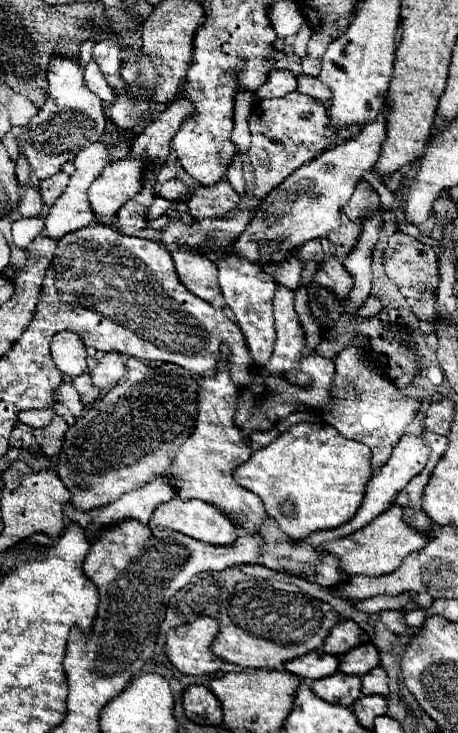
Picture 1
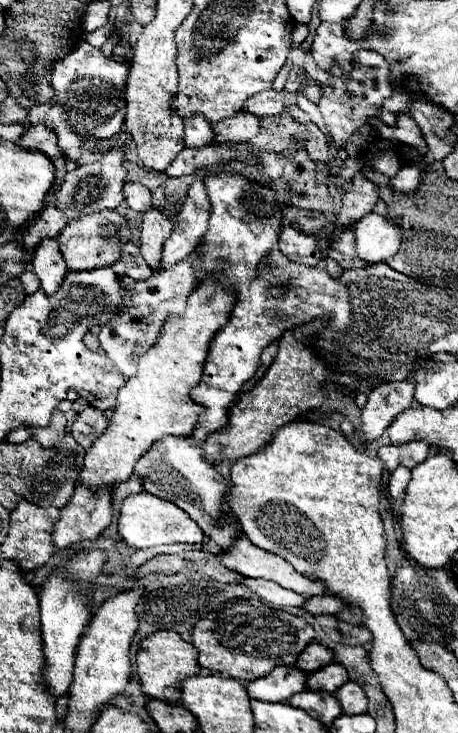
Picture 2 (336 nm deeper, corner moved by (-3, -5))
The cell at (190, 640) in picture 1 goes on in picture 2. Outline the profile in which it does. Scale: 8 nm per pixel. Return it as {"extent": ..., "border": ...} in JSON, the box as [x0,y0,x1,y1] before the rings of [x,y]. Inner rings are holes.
{"extent":[136,631,200,703],"border":[[[156,631],[150,637],[146,637],[140,643],[136,665],[138,665],[138,677],[142,681],[142,691],[152,699],[160,699],[166,703],[180,703],[182,681],[200,673],[198,649],[190,641],[184,641],[182,635],[174,631]]]}

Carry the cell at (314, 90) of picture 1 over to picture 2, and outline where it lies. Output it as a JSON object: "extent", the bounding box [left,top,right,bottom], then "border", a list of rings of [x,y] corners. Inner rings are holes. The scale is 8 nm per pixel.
{"extent":[244,89,286,117],"border":[[[268,89],[264,93],[256,93],[248,99],[248,105],[244,105],[246,111],[256,113],[258,117],[268,117],[268,115],[278,115],[286,111],[286,93],[278,89]]]}

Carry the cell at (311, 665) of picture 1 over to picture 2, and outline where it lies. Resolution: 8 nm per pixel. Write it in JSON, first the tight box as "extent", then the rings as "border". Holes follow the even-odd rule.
{"extent":[246,667,308,703],"border":[[[276,667],[268,677],[254,679],[246,685],[250,699],[286,703],[294,693],[306,689],[308,673],[298,667]]]}

